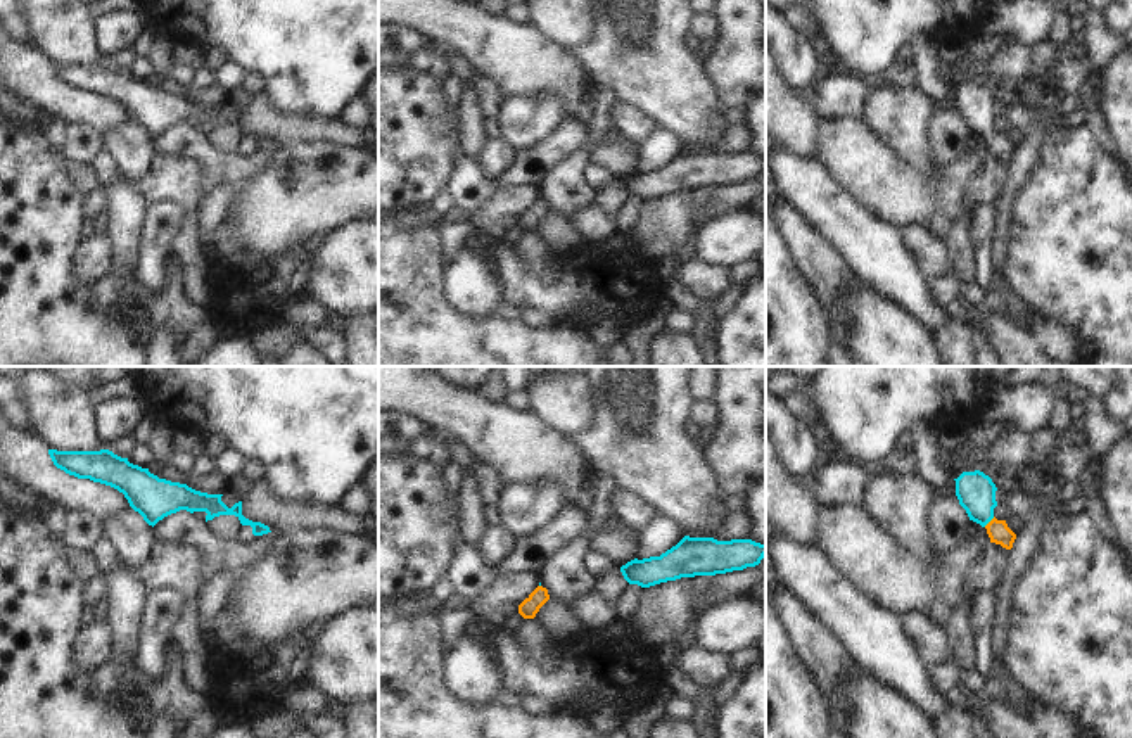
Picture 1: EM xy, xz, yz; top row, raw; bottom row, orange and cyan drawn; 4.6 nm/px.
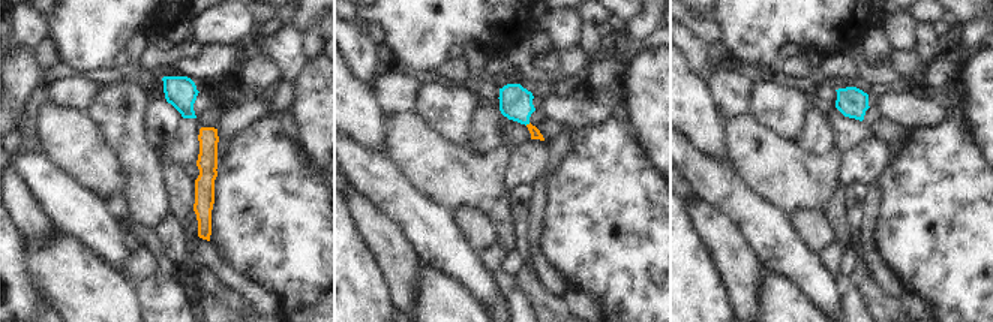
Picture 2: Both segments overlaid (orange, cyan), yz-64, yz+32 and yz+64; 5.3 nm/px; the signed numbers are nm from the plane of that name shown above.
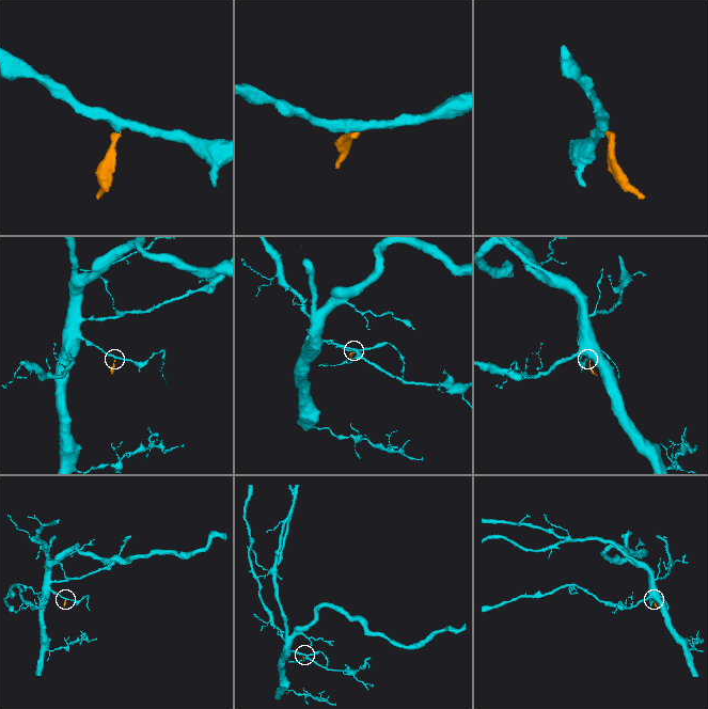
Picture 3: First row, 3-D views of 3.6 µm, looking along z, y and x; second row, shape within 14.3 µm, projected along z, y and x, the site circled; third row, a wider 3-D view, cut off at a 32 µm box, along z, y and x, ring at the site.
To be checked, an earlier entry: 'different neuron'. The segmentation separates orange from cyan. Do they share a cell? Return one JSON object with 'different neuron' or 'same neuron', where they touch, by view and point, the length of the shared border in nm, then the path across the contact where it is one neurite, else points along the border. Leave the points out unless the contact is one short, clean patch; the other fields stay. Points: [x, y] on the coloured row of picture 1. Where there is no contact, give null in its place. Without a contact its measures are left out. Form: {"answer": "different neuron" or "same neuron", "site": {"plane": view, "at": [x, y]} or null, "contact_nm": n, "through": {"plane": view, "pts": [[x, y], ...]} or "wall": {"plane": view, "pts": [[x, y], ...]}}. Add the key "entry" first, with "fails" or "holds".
{"entry": "fails", "answer": "same neuron", "site": {"plane": "yz", "at": [991, 521]}, "contact_nm": 70, "through": {"plane": "yz", "pts": [[999, 533], [991, 521], [980, 510], [975, 491]]}}

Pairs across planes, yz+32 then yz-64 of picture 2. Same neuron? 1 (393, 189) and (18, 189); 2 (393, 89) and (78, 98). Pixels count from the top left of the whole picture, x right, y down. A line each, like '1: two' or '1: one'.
1: two
2: one

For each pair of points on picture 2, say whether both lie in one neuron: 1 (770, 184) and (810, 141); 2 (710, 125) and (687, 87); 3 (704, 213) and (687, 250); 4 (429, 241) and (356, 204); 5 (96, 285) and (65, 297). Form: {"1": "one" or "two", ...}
{"1": "two", "2": "one", "3": "two", "4": "two", "5": "one"}

